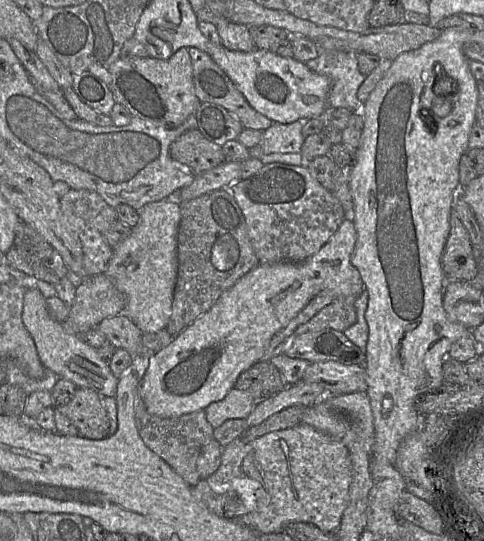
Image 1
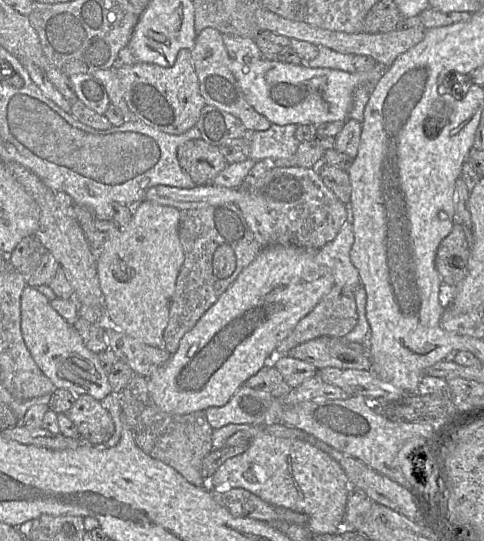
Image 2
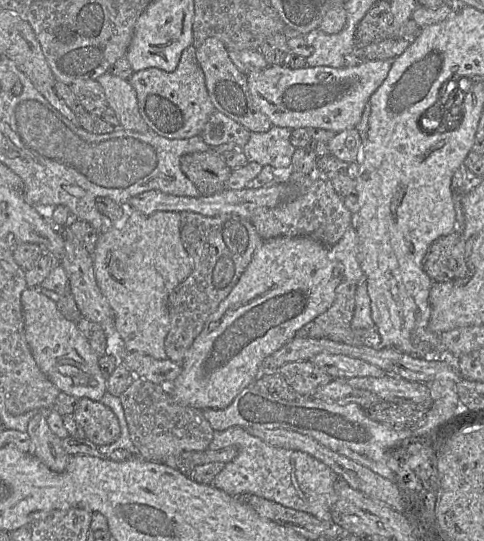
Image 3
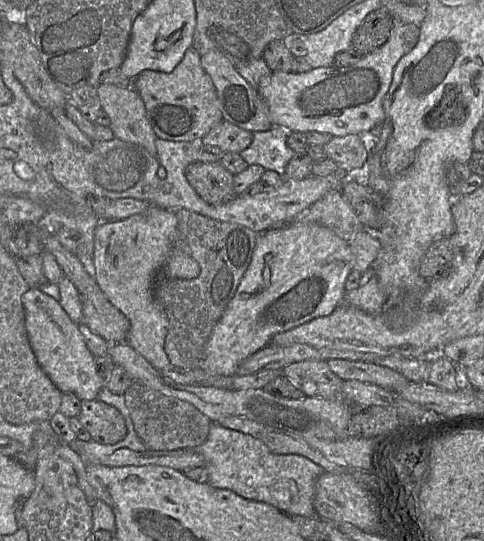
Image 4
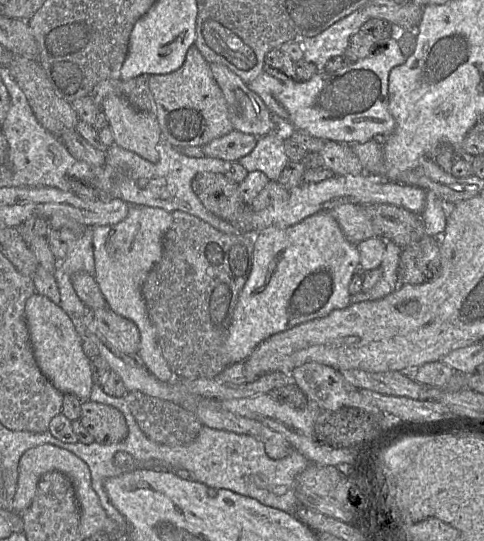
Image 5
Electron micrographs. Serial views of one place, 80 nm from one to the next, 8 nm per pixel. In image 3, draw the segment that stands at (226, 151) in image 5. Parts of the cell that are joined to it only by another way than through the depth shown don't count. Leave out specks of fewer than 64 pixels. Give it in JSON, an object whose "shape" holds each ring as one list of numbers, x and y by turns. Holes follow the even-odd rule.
{"shape":[[215,110,200,135,210,147,233,143,238,148,243,148,249,141,250,134,243,125]]}

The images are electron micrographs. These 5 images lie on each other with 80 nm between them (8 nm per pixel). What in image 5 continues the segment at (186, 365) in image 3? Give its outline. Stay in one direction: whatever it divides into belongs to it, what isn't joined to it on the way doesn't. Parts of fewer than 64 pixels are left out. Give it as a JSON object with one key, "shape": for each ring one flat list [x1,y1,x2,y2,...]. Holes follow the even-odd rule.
{"shape":[[320,211,288,227,268,228,256,234,251,272,239,293,224,343,224,364,228,366,245,360,262,341,273,334,349,306,351,295,348,286,359,268,359,261,357,246,346,239,329,211]]}

